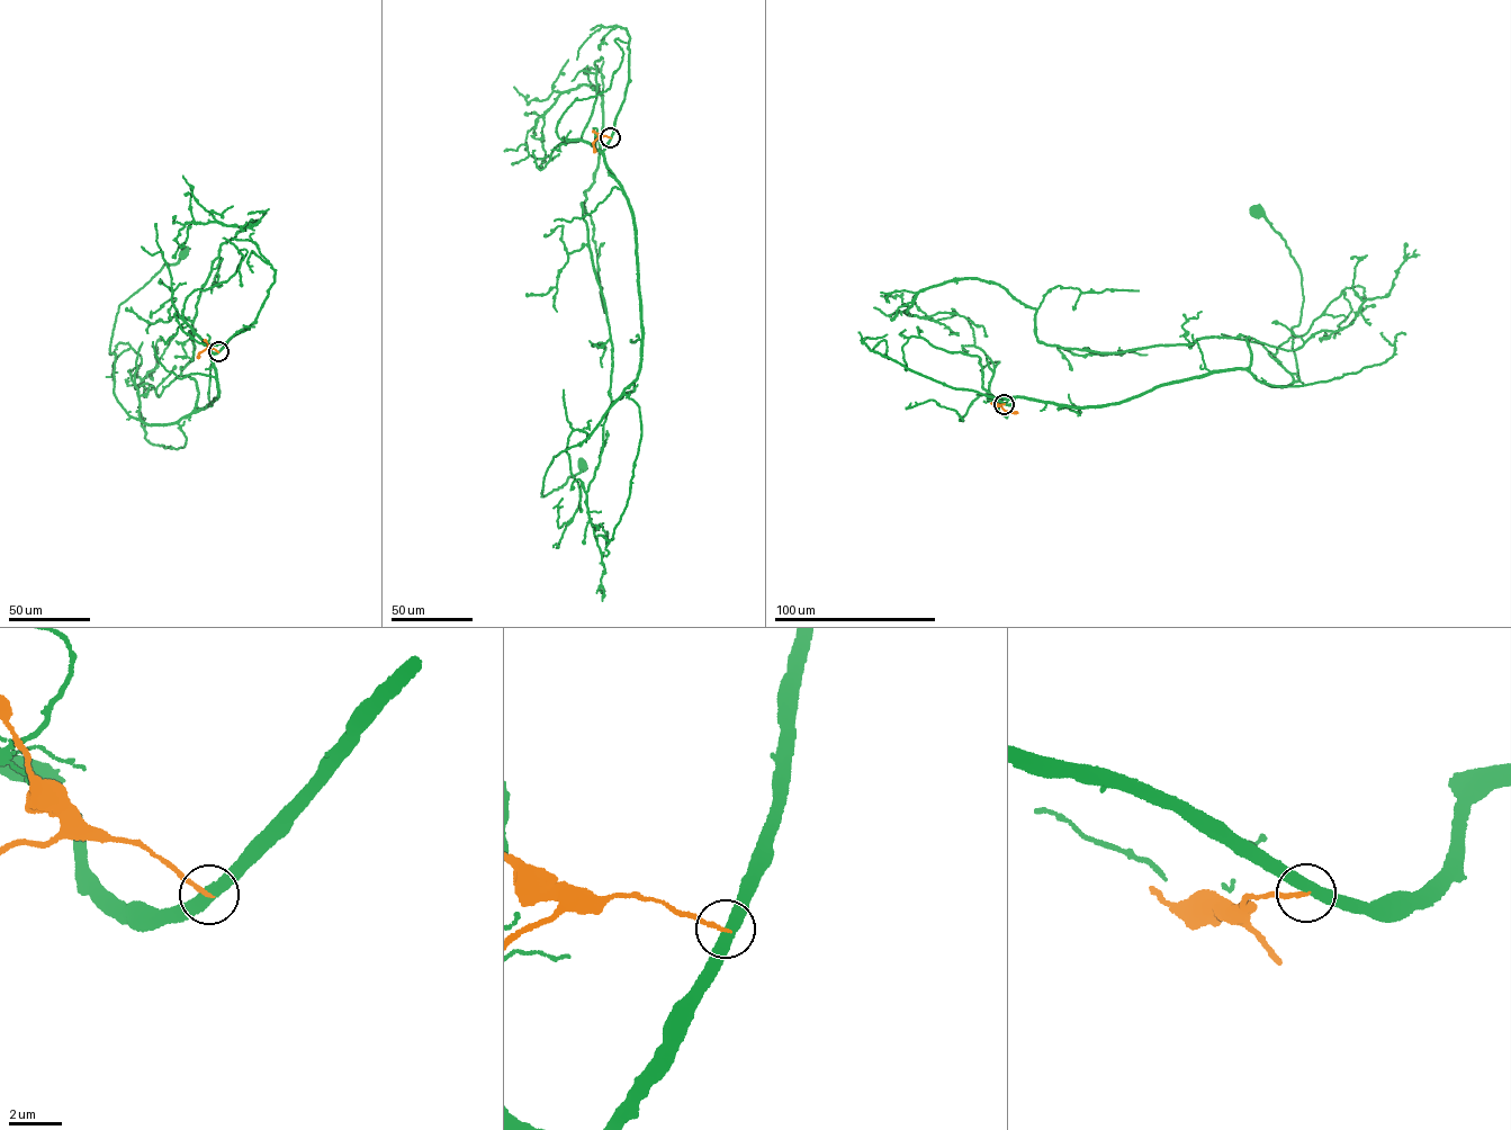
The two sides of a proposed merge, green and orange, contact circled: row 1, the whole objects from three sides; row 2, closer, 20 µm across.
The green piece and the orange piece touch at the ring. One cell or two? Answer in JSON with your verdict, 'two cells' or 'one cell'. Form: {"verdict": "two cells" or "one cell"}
{"verdict": "two cells"}

